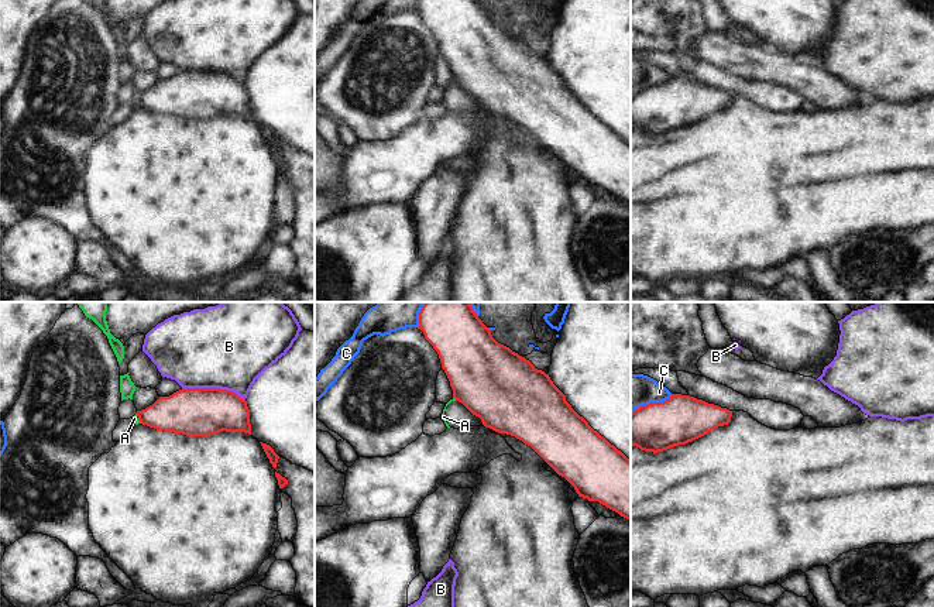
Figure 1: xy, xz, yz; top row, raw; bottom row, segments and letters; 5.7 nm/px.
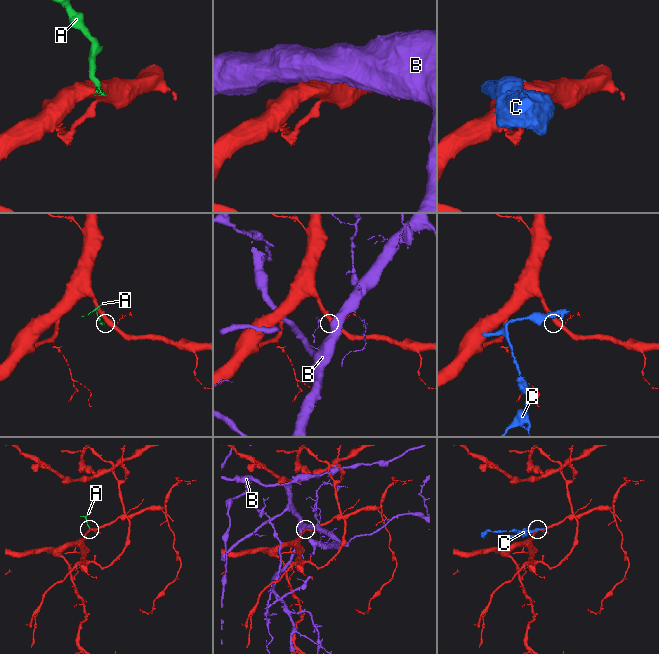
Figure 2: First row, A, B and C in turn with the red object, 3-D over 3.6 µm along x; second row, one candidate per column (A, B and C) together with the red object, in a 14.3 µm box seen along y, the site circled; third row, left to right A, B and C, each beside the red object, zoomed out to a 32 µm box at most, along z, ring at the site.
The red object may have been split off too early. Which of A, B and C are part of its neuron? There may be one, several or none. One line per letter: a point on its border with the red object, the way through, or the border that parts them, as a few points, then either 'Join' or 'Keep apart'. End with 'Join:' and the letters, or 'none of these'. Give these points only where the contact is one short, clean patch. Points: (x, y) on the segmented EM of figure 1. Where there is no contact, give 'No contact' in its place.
A: Touches red at xy (140, 421). Boundary: xy (137, 418), (141, 422). Keep apart
B: Touches red at xy (213, 388). Keep apart
C: Touches red at yz (651, 403). Keep apart
Join: none of these.

